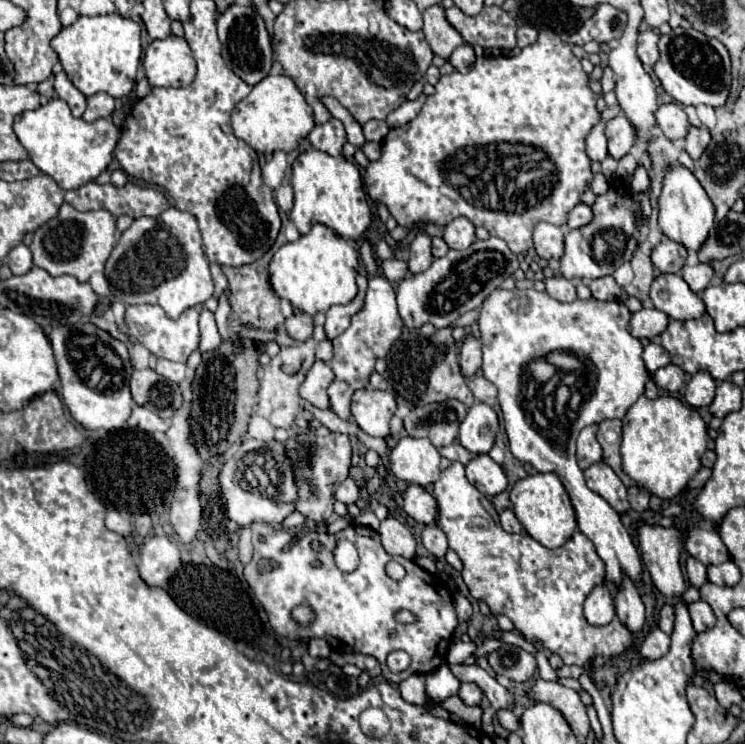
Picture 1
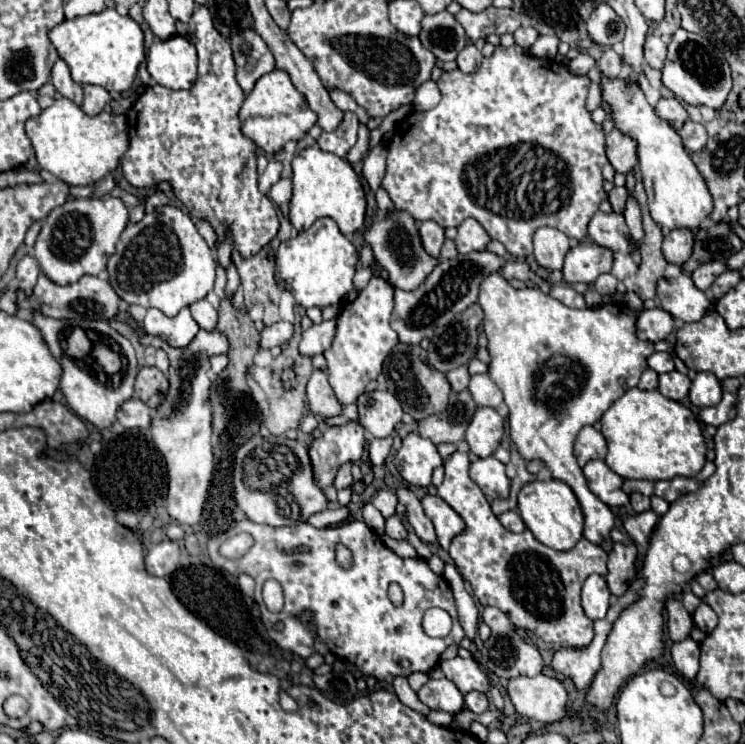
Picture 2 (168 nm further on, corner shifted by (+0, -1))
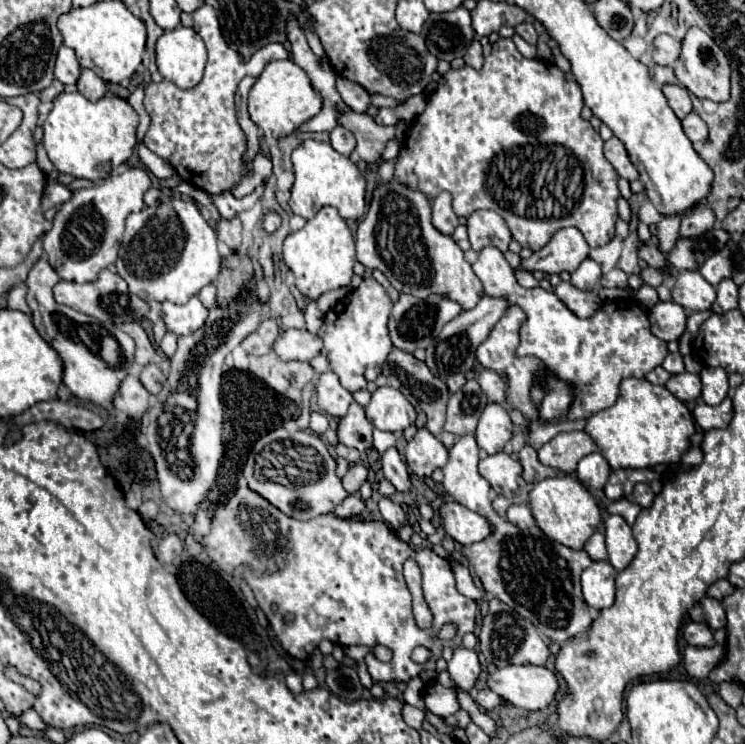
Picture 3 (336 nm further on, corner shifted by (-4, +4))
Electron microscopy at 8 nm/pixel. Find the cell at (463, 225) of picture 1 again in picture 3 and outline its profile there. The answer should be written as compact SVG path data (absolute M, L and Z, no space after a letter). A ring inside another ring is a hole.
M475 211L467 219L469 241L475 251L481 251L487 245L497 247L499 251L507 251L511 241L511 231L503 217L495 211Z

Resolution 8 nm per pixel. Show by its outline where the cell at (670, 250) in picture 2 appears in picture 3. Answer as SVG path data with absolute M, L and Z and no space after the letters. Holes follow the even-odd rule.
M697 207L681 221L681 237L701 235L715 225L715 211L711 207Z

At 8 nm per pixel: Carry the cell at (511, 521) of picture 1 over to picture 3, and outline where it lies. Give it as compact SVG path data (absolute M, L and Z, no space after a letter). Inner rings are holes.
M511 505L507 511L507 519L513 525L517 525L519 529L529 529L535 525L535 519L533 519L529 505Z

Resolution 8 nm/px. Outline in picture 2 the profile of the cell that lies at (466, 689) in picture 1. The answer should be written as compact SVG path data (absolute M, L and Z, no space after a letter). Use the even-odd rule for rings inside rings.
M473 690L473 692L465 694L465 708L469 708L475 714L481 714L481 712L485 712L489 708L489 700L487 700L487 696L483 692Z

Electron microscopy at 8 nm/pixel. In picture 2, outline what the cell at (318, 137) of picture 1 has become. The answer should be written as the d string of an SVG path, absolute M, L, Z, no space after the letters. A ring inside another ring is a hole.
M345 112L345 118L337 126L337 130L323 132L319 136L317 144L319 144L321 150L333 152L333 154L337 154L337 156L343 158L351 150L351 146L355 144L355 140L357 140L357 128L359 128L357 116L351 114L351 112Z

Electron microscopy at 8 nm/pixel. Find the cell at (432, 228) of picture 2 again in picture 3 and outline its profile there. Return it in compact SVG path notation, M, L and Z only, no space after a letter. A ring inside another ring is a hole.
M441 191L433 199L433 225L445 235L453 235L455 227L459 225L457 215L451 209L451 195L447 191Z

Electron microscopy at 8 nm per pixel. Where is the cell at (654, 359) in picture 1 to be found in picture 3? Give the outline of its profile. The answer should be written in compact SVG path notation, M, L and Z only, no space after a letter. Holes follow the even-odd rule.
M669 353L663 361L663 369L671 375L677 375L677 373L683 373L685 367L683 367L683 357L679 353Z

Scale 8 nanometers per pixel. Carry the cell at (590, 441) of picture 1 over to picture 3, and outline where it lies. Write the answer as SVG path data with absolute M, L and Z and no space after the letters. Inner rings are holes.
M583 431L557 433L549 443L539 449L539 461L563 473L573 473L577 461L593 451L599 451L595 441Z

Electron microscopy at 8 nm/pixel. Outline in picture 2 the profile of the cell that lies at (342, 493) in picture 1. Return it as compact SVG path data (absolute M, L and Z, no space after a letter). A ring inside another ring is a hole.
M345 464L345 466L341 466L341 470L337 472L337 478L335 478L335 488L337 488L337 490L343 490L343 488L349 488L349 486L353 486L351 464Z

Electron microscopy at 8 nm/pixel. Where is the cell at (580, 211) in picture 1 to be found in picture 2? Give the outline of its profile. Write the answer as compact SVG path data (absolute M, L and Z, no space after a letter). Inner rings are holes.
M595 212L587 226L587 238L601 246L613 246L613 250L625 254L637 250L637 246L633 246L633 242L629 240L629 230L623 214L617 212Z

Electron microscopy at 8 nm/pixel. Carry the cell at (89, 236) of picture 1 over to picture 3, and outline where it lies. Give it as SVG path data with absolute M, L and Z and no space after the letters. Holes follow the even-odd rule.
M129 167L117 177L109 177L95 183L93 187L75 191L73 197L61 205L53 219L51 231L43 237L47 259L57 269L61 279L75 283L97 281L99 273L115 263L125 231L125 219L129 213L141 211L145 207L143 195L149 187L149 171L143 167Z

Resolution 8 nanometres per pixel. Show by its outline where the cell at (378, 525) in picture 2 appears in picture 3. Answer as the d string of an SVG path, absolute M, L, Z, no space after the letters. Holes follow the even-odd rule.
M349 495L337 509L335 509L335 513L339 515L339 517L355 517L355 515L359 515L361 511L365 509L365 503L361 501L361 497L357 497L357 495Z

